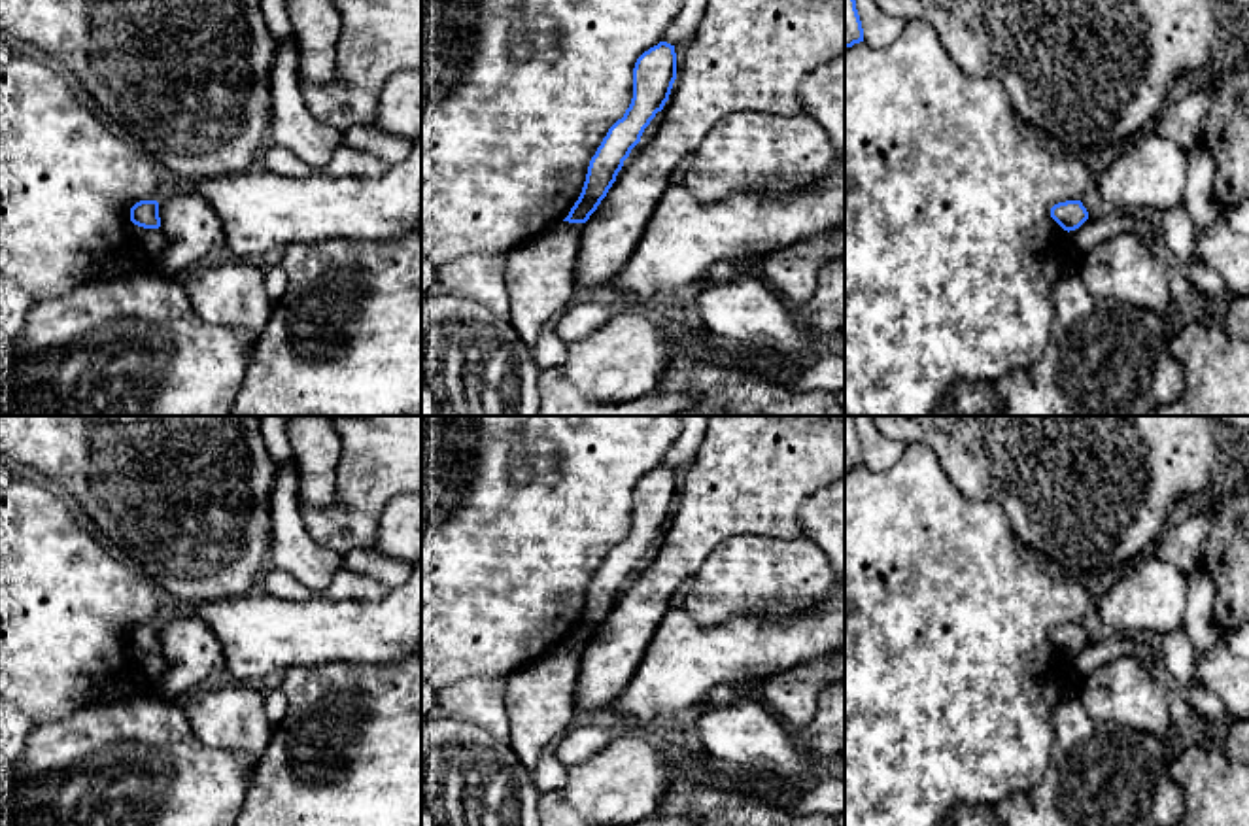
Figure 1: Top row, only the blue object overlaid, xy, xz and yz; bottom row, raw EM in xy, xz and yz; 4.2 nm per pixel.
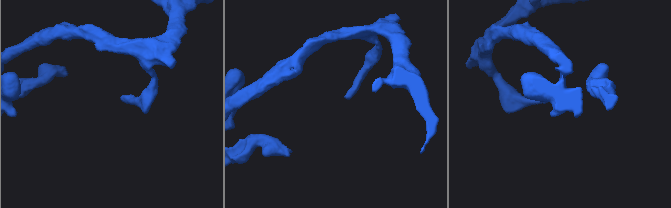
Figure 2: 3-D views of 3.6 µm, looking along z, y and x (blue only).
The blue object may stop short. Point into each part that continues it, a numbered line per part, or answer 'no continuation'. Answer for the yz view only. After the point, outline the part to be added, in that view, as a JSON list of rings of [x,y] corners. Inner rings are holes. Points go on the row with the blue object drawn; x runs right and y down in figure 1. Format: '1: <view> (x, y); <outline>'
no continuation

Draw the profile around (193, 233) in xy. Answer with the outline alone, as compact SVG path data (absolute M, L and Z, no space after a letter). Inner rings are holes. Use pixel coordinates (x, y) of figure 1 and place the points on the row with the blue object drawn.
M191 187L159 202L166 250L151 261L149 274L176 278L198 263L225 255L225 232L215 210Z

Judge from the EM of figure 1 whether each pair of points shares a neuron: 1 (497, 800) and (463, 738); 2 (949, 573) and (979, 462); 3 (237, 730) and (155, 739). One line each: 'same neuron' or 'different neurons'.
1: same neuron
2: different neurons
3: different neurons

